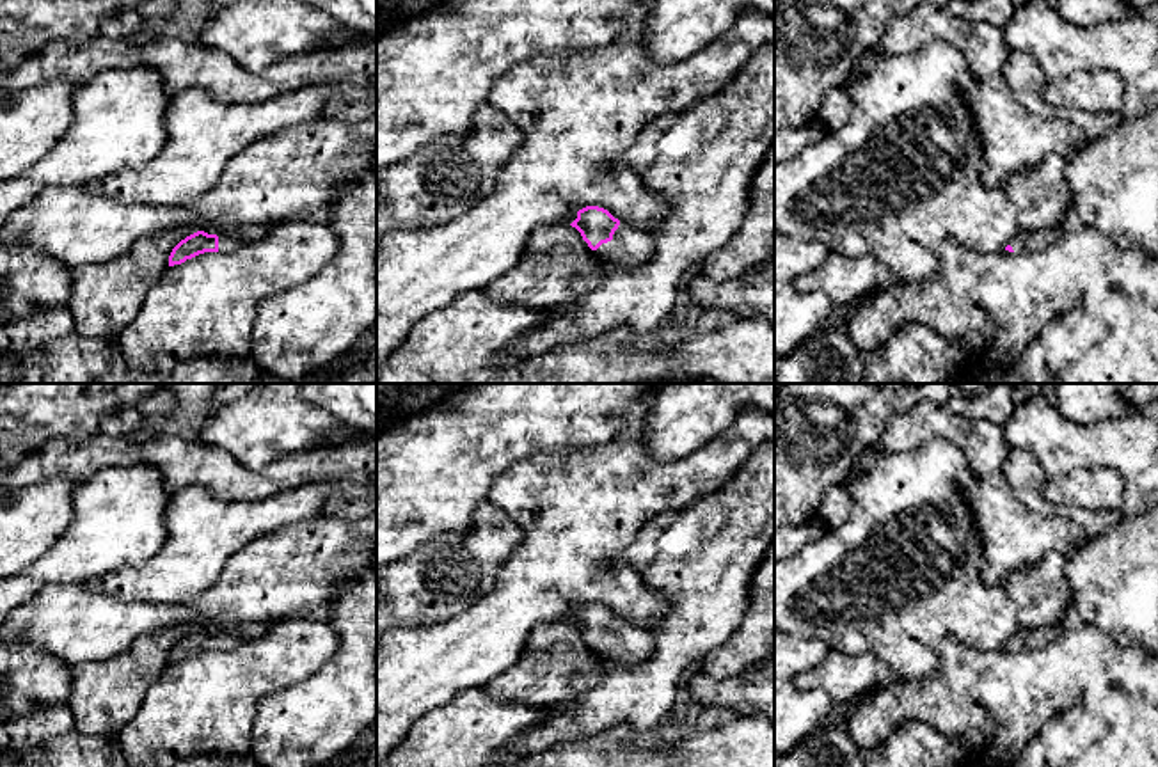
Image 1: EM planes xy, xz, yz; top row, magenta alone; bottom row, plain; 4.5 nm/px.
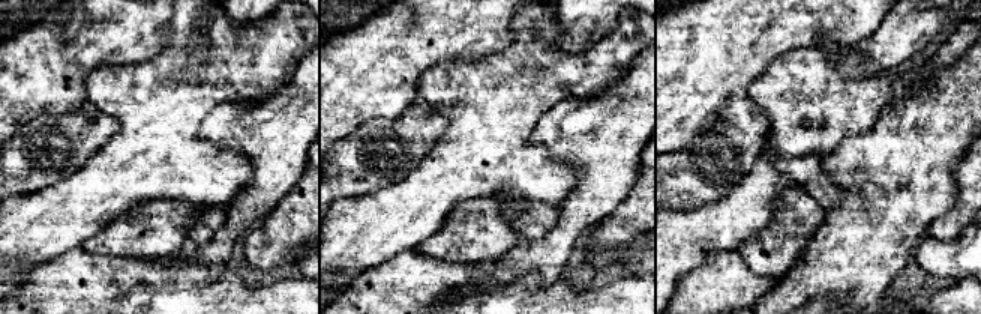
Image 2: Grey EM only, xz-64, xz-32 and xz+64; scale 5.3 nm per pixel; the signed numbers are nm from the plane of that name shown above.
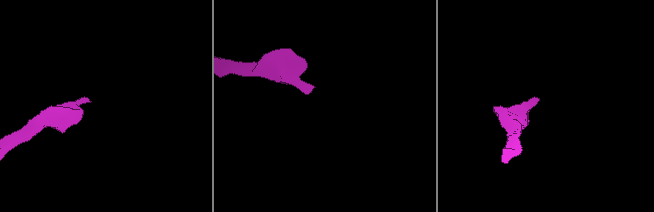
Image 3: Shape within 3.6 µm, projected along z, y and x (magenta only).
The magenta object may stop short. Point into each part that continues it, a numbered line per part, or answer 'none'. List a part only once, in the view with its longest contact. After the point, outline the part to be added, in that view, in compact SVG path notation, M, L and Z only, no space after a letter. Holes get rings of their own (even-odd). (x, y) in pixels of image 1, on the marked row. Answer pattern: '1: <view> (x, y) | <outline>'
1: xz (631, 247) | M620 222L613 240L602 243L595 252L625 270L636 270L650 259L652 238L645 231Z

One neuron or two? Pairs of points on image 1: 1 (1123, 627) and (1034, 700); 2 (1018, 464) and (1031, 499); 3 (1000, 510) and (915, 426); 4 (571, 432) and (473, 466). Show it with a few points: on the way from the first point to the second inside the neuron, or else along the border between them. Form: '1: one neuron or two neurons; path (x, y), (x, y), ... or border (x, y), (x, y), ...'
1: two neurons; border (1075, 618), (1102, 629), (1123, 645), (1139, 647)
2: one neuron; path (1023, 473), (1029, 490)
3: one neuron; path (986, 480), (984, 460), (951, 426), (945, 426)
4: one neuron; path (546, 432), (507, 432), (498, 441)

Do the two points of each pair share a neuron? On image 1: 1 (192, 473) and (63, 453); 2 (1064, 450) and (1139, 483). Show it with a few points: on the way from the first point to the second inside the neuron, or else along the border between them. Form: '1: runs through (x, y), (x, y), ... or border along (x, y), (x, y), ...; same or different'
1: runs through (160, 453), (95, 453); same
2: runs through (1084, 450), (1110, 450), (1125, 464); same

